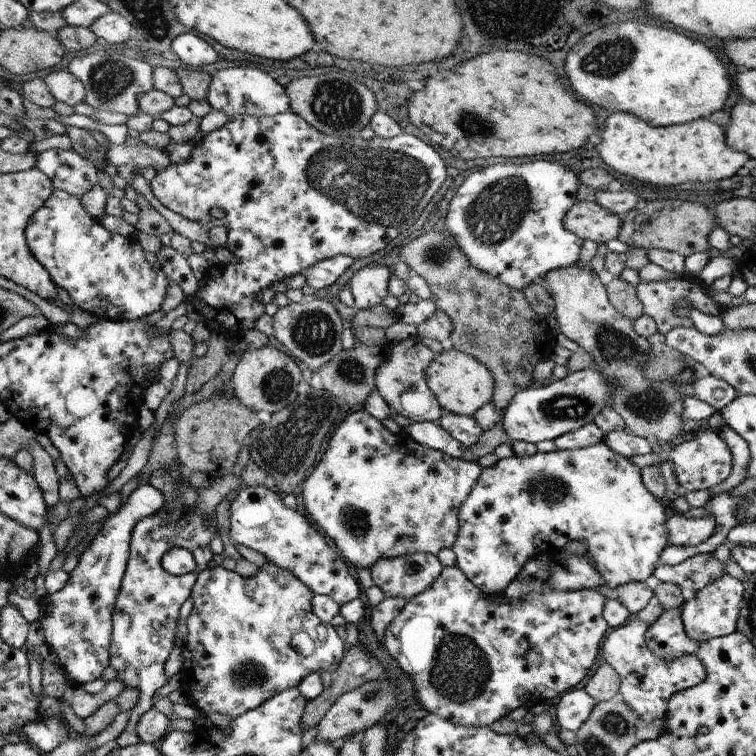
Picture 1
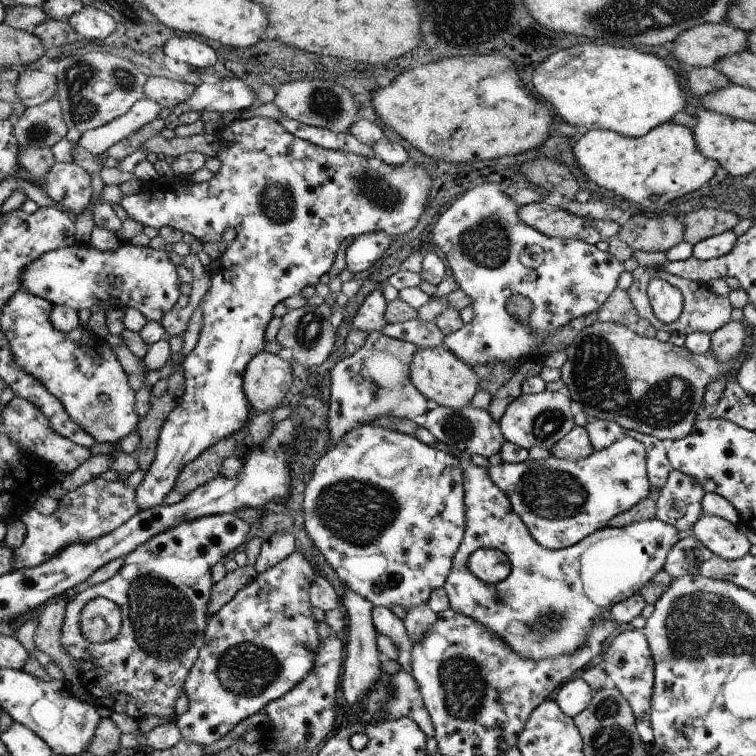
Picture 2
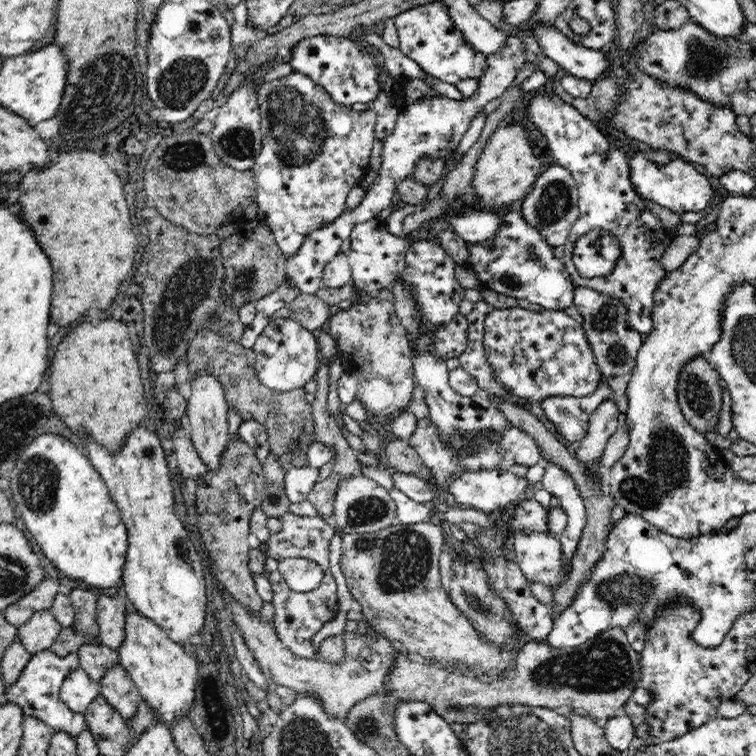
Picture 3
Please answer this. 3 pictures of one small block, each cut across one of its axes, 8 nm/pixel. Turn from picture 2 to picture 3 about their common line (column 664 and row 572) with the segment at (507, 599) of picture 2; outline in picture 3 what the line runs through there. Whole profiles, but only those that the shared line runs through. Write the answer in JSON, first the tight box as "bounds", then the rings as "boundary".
{"bounds":[508,531,566,588],"boundary":[[[520,531],[508,538],[511,559],[518,563],[528,582],[540,582],[554,588],[566,578],[563,570],[563,550],[552,534]]]}

